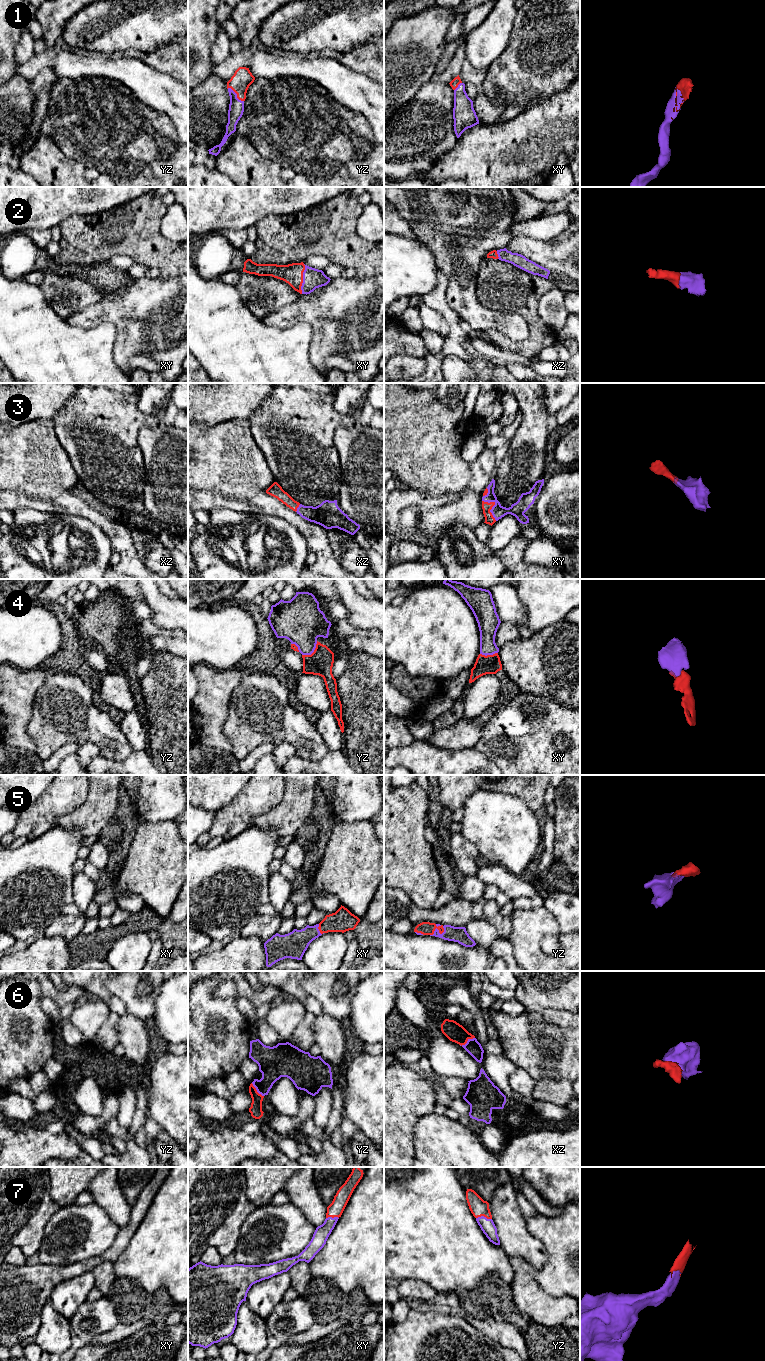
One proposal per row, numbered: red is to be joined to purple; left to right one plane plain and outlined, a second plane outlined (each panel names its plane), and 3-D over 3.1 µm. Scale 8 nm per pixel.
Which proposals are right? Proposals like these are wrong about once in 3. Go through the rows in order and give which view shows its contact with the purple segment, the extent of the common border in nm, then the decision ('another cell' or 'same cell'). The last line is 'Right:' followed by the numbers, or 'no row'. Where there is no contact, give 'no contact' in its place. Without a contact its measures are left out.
1: meets purple in yz; contact 170 nm long; same cell
2: meets purple in xy; contact 240 nm long; same cell
3: meets purple in xy; contact 200 nm long; same cell
4: meets purple in yz; contact 170 nm long; same cell
5: meets purple in yz; contact 130 nm long; same cell
6: meets purple in xz; contact 140 nm long; same cell
7: meets purple in yz; contact 130 nm long; same cell
Right: 1, 2, 3, 4, 5, 6, 7

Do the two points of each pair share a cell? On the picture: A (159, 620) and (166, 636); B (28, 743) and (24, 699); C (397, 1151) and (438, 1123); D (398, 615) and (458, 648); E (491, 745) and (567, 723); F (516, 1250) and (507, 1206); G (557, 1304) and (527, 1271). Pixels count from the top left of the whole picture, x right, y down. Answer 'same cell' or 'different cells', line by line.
A: different cells
B: same cell
C: different cells
D: same cell
E: same cell
F: same cell
G: same cell

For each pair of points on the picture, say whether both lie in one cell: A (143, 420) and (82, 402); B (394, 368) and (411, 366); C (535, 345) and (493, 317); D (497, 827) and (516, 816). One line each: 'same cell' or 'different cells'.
A: same cell
B: same cell
C: different cells
D: same cell

